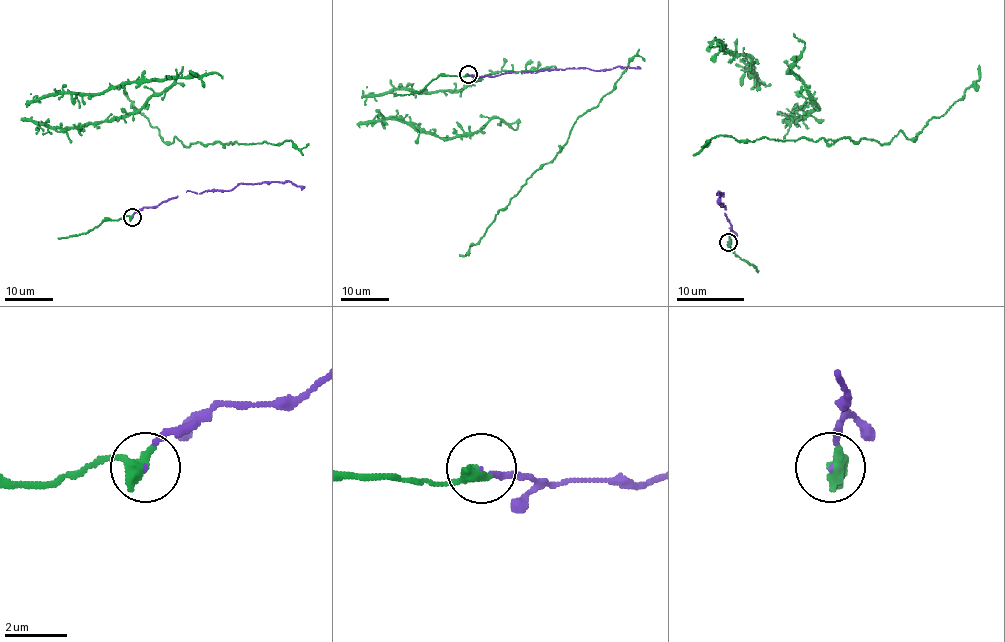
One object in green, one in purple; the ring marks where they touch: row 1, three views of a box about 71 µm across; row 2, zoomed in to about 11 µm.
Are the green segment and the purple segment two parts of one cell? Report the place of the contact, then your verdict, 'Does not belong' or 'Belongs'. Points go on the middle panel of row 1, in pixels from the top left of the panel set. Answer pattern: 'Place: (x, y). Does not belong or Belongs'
Place: (468, 74). Belongs

